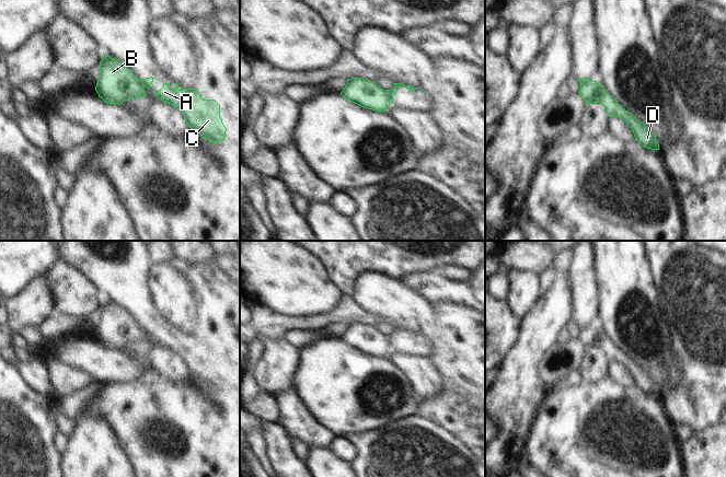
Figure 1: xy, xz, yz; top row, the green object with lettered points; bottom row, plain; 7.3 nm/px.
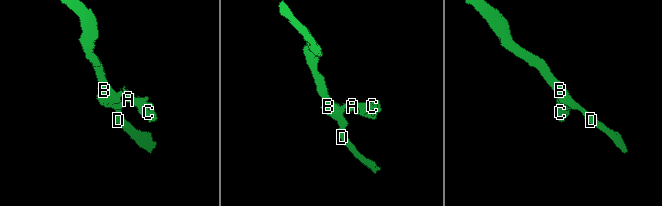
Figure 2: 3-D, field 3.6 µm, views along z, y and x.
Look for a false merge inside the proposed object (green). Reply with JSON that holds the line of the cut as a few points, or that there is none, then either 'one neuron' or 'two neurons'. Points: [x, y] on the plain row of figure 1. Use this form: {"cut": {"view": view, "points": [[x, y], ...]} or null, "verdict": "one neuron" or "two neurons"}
{"cut": {"view": "xz", "points": [[385, 335], [387, 342], [391, 348]]}, "verdict": "two neurons"}

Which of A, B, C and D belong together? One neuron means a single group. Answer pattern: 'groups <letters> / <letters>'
groups A C / B D

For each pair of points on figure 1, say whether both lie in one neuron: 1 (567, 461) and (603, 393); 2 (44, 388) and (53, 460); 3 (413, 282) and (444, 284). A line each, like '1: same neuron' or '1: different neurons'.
1: same neuron
2: different neurons
3: same neuron

